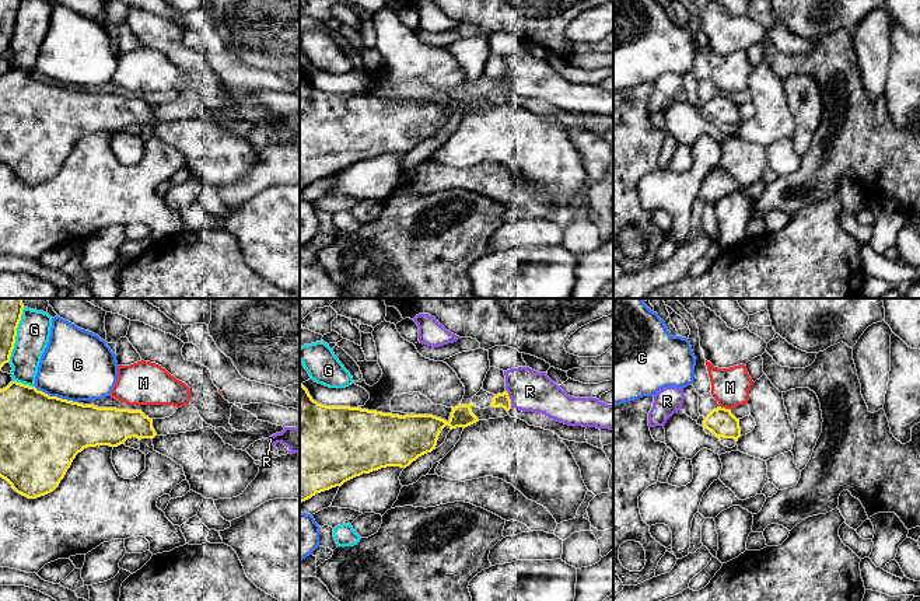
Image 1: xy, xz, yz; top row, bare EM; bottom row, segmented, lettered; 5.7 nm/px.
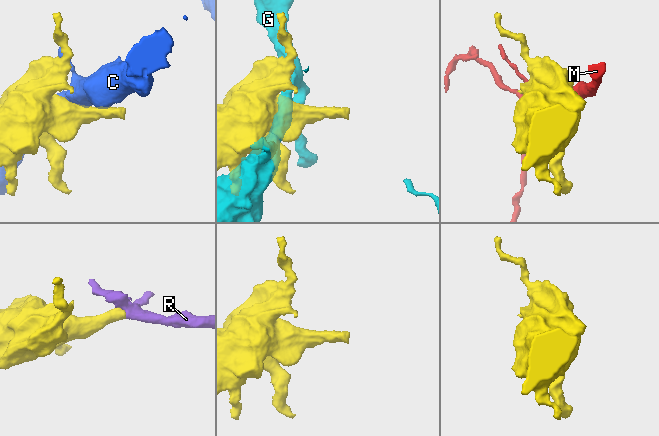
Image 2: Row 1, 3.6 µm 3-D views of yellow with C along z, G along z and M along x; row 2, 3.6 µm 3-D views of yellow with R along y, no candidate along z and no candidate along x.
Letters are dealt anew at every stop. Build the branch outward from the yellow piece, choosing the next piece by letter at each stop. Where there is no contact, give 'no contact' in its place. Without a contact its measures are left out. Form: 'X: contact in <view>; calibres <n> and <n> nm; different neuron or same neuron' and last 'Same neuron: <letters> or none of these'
C: contact in xy; calibres 460 and 400 nm; different neuron
G: contact in xy; calibres 130 and 190 nm; different neuron
M: contact in yz; calibres 160 and 220 nm; different neuron
R: contact in xz; calibres 80 and 240 nm; same neuron
Same neuron: R

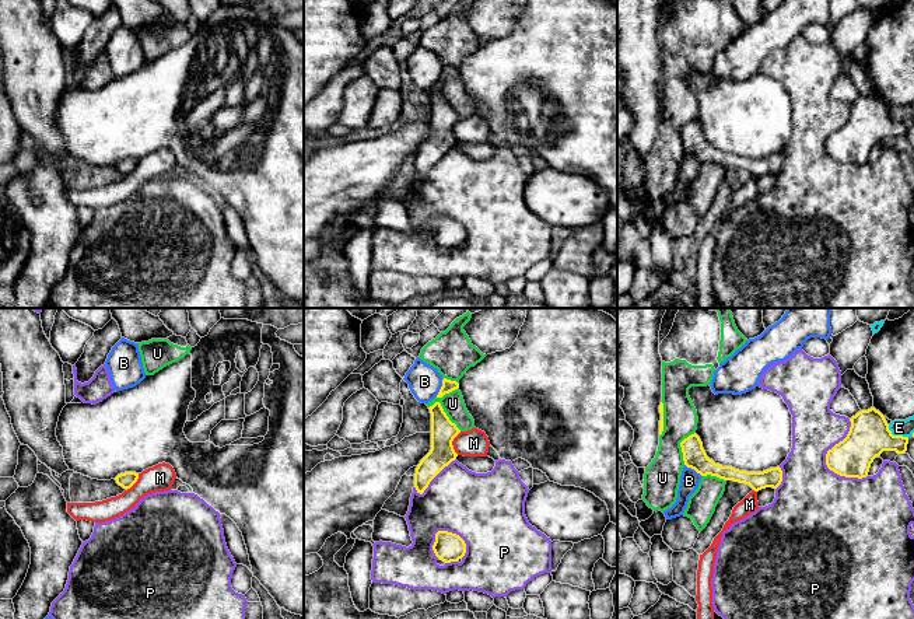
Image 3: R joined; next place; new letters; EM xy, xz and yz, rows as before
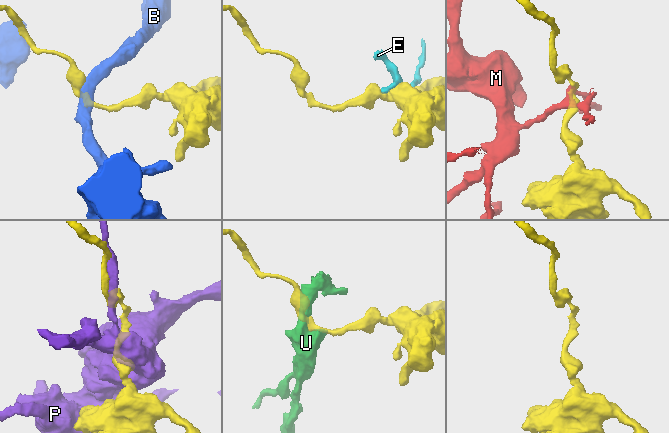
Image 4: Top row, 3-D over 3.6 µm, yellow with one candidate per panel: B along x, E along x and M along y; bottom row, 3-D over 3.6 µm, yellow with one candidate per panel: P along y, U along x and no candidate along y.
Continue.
B: contact in xz; calibres 70 and 190 nm; different neuron
E: contact in yz; calibres 240 and 100 nm; different neuron
M: contact in xz; calibres 140 and 160 nm; different neuron
P: contact in yz; calibres 220 and 400 nm; different neuron
U: contact in xz; calibres 140 and 130 nm; different neuron
Same neuron: none of these

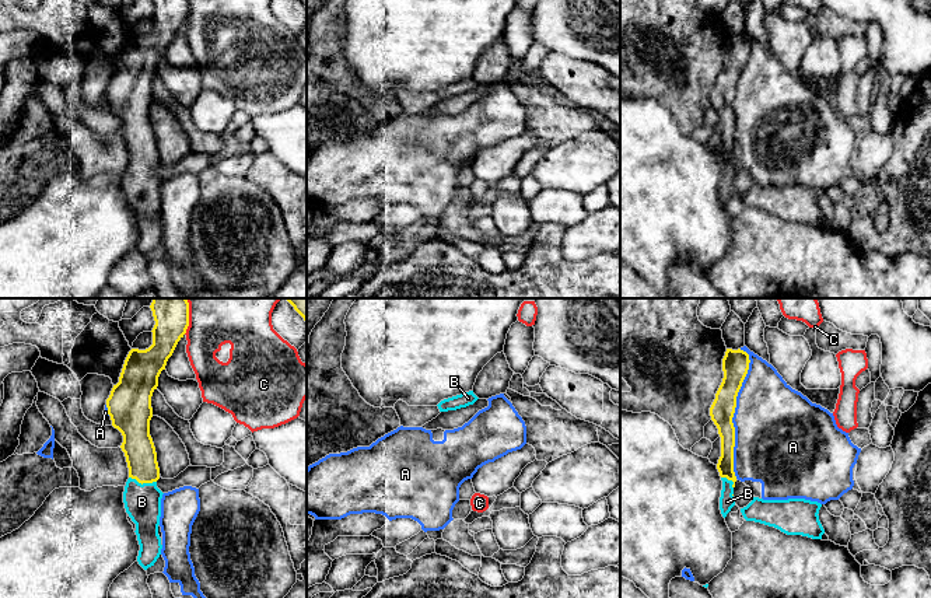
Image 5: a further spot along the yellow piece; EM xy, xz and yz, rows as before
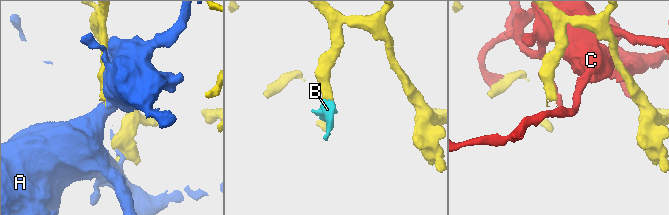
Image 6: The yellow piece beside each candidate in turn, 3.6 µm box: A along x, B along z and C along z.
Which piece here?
A: contact in yz; calibres 140 and 460 nm; different neuron
B: contact in xy; calibres 180 and 200 nm; same neuron
C: contact in xy; calibres 220 and 460 nm; different neuron
Same neuron: B

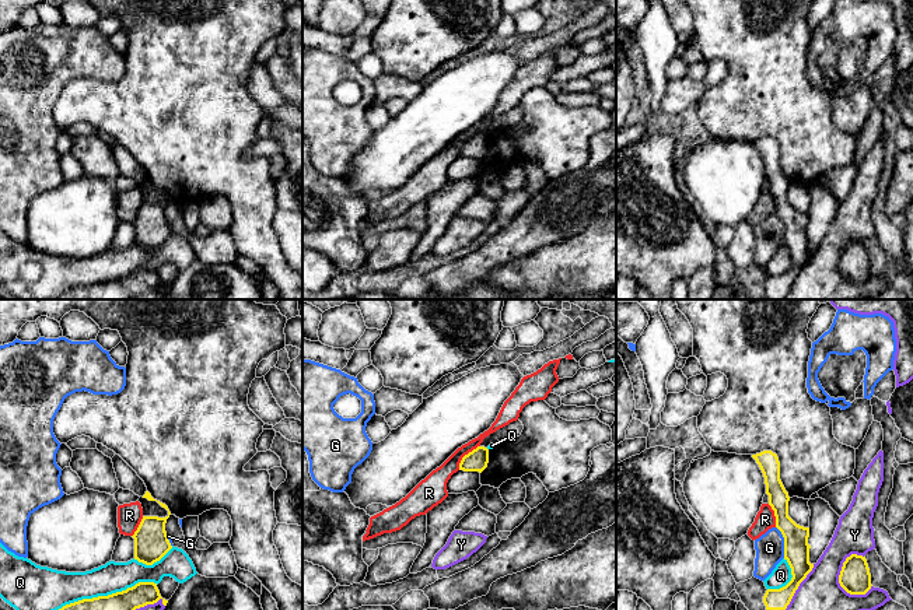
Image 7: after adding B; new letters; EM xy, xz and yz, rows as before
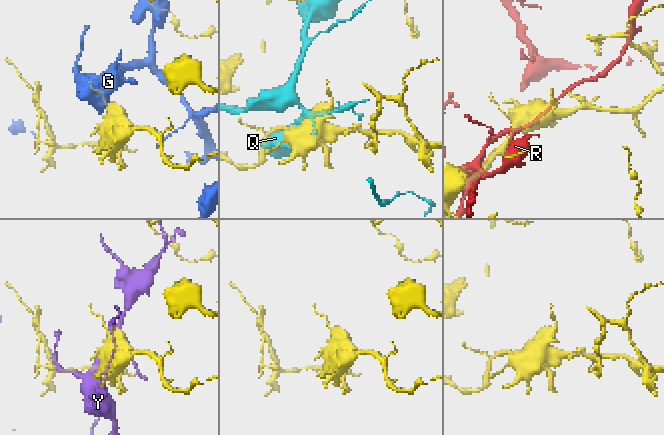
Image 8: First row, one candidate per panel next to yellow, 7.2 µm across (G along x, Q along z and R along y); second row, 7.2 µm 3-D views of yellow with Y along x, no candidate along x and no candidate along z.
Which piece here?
G: contact in yz; calibres 140 and 160 nm; different neuron
Q: contact in yz; calibres 140 and 110 nm; different neuron
R: contact in xz; calibres 130 and 140 nm; different neuron
Y: contact in yz; calibres 180 and 220 nm; different neuron
Same neuron: none of these

